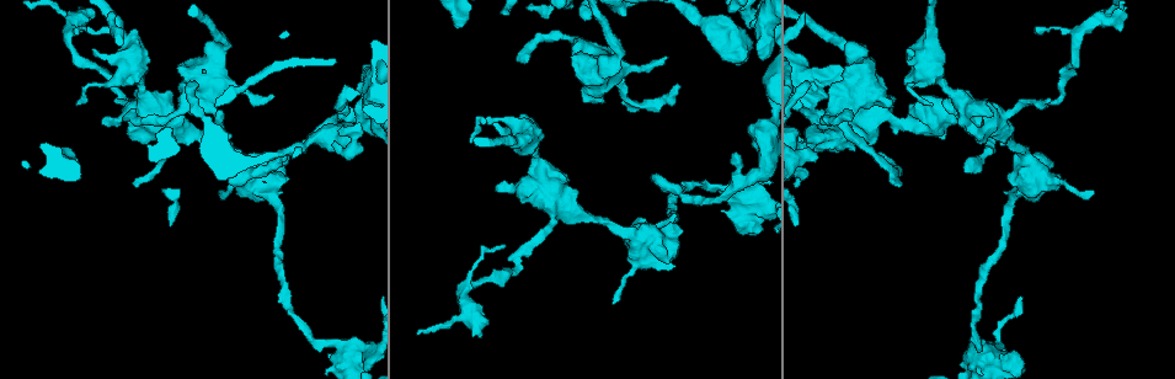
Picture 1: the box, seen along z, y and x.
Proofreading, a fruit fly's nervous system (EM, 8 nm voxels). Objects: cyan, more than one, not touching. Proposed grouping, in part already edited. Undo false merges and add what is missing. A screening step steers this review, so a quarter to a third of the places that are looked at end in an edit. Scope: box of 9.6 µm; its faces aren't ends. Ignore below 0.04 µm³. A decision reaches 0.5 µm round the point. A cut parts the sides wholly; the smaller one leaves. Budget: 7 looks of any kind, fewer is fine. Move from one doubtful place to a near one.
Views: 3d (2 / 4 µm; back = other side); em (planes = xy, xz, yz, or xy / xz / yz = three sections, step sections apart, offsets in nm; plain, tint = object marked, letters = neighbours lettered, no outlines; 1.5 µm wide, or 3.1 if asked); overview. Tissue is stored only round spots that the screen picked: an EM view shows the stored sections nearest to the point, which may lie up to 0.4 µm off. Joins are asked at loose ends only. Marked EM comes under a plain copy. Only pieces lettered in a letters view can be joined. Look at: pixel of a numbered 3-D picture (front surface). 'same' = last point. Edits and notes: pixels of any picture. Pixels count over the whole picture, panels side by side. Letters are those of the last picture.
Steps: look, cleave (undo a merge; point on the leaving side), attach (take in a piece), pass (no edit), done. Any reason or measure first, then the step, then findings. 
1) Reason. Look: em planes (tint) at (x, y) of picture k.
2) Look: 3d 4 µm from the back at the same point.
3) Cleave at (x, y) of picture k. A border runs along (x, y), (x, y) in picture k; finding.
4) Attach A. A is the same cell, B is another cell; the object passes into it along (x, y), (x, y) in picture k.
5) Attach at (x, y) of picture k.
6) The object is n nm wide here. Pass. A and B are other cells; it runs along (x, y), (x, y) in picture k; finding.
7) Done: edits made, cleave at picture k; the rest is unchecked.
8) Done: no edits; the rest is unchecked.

Thick end. Look: em planes (letters) at (853, 150) of picture 1.

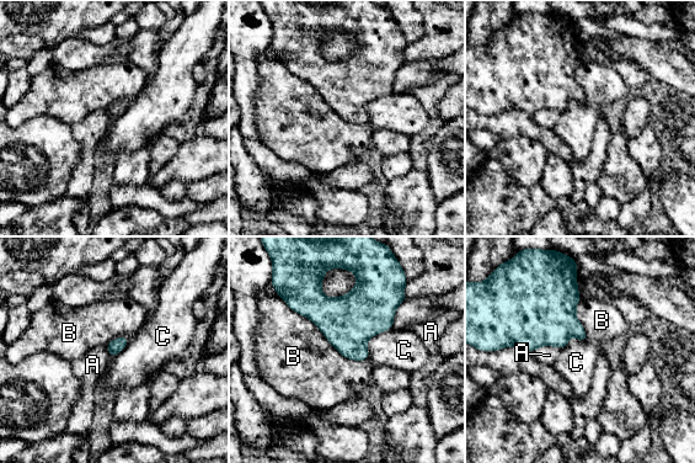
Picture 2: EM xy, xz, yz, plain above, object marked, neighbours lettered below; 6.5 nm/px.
Pass. A, B and C are other cells; a border runs along (391, 328), (367, 341), (367, 358) in picture 2; no lettered piece goes on from it.

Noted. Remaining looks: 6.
Stops while still wide. Look: em xy step 4 (letters) at (885, 104) of picture 1.

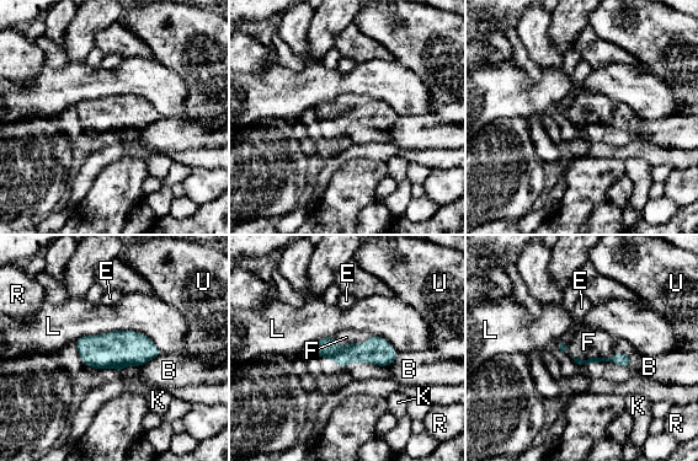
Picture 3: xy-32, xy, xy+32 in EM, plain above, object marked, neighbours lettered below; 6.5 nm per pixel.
Attach at (346, 337) of picture 3. F is the same cell, B, E, K, L, R and U are other cells; the object passes into it along (377, 350), (353, 343), (346, 337) in picture 3; it goes on there.

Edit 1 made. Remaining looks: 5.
Done: edits made, attach at picture 3; the rest is unchecked.

